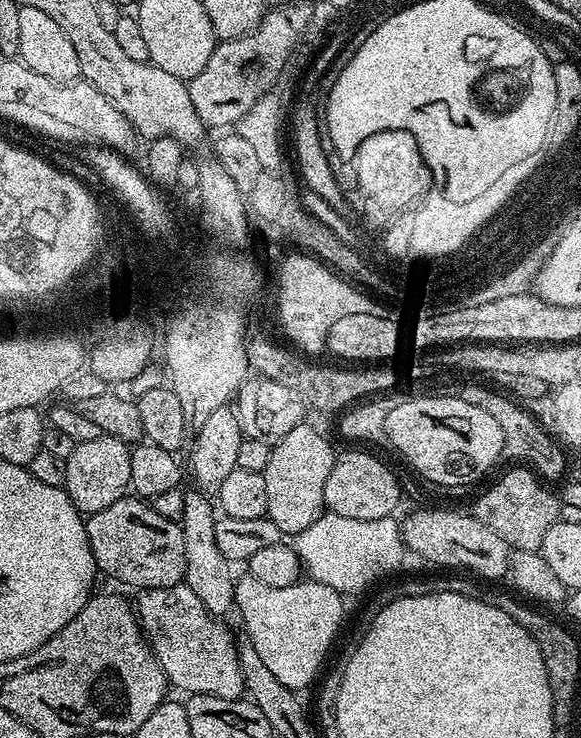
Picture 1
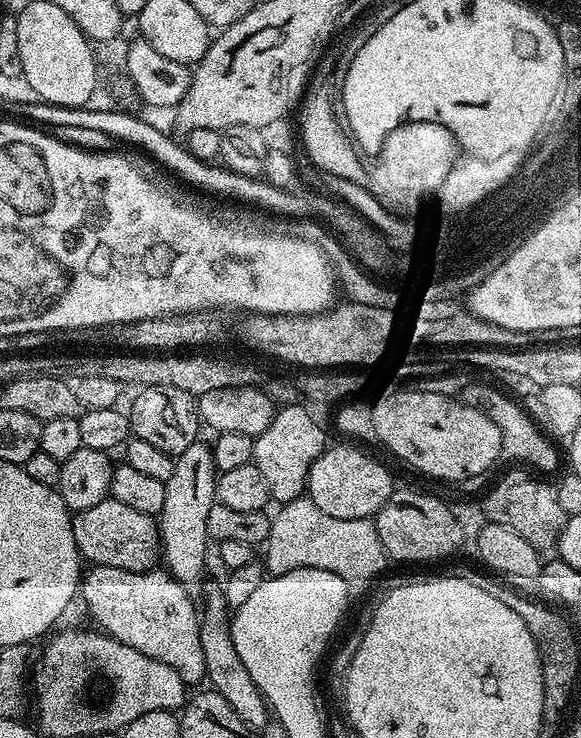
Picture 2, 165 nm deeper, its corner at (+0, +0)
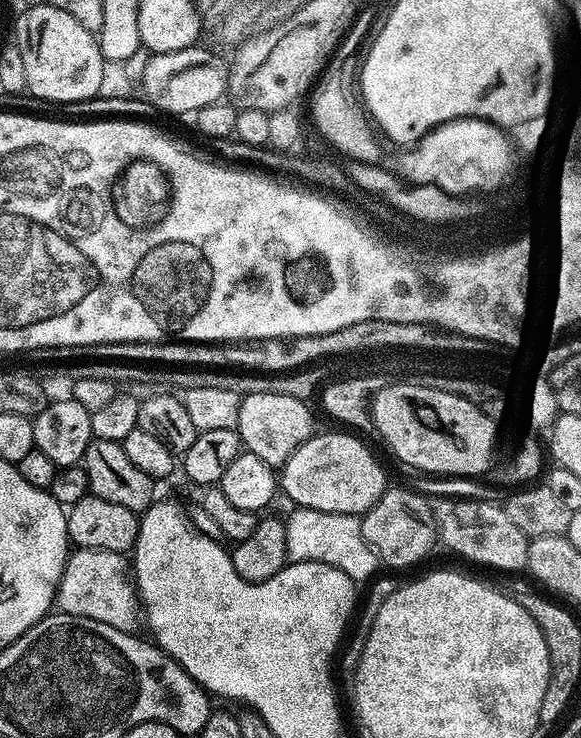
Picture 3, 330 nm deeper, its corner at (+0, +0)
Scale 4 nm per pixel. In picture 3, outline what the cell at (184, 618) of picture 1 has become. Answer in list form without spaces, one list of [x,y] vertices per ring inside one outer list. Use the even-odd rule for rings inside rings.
[[[76,548],[69,555],[54,604],[61,612],[106,622],[106,626],[114,626],[114,630],[135,633],[136,627],[142,624],[142,605],[130,571],[130,560],[122,552]]]

